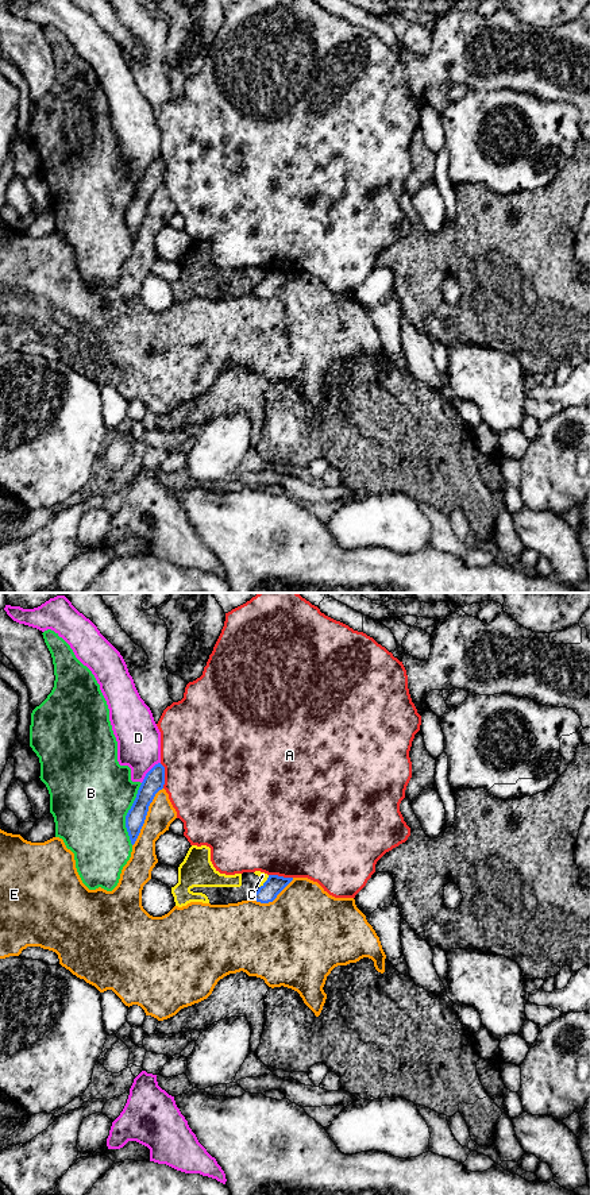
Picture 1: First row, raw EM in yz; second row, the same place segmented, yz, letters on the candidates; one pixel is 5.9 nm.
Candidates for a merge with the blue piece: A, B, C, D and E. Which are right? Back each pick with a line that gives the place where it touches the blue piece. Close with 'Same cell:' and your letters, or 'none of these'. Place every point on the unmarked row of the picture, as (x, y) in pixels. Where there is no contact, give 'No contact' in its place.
Same cell: none of these

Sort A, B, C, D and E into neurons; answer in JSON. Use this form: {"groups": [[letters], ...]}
{"groups": [["A"], ["B"], ["C"], ["D"], ["E"]]}

